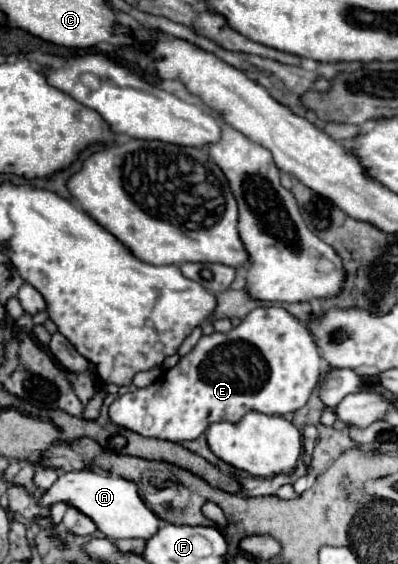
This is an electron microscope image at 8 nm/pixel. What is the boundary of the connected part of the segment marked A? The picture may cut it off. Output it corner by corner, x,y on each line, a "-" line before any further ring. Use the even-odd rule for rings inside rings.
78,471
78,473
62,473
56,483
46,489
38,497
40,507
52,507
56,503
66,503
68,507
78,509
86,517
90,517
96,527
108,537
108,539
122,539
122,537
140,537
148,539
158,531
160,519
142,503
138,489
132,481
112,475
100,475
92,471

